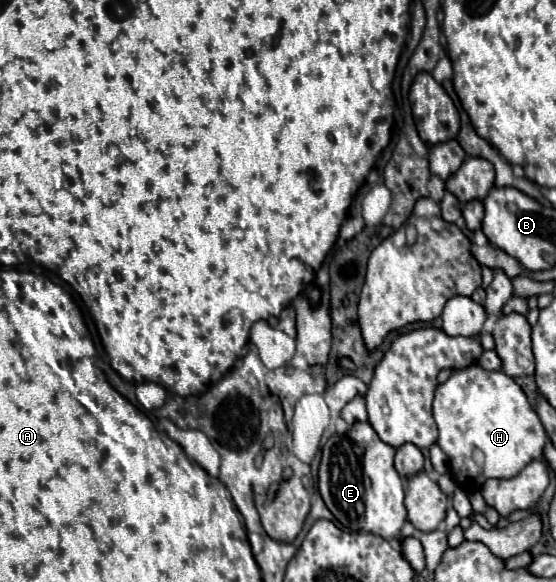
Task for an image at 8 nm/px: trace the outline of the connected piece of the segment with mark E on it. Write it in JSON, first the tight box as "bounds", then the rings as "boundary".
{"bounds":[318,423,406,541],"boundary":[[[354,423],[348,433],[332,435],[324,443],[320,473],[318,473],[318,489],[326,507],[342,523],[342,527],[350,531],[368,531],[384,537],[386,541],[400,541],[400,531],[406,521],[402,479],[394,469],[394,449],[380,441],[380,437],[374,433],[370,423]]]}

